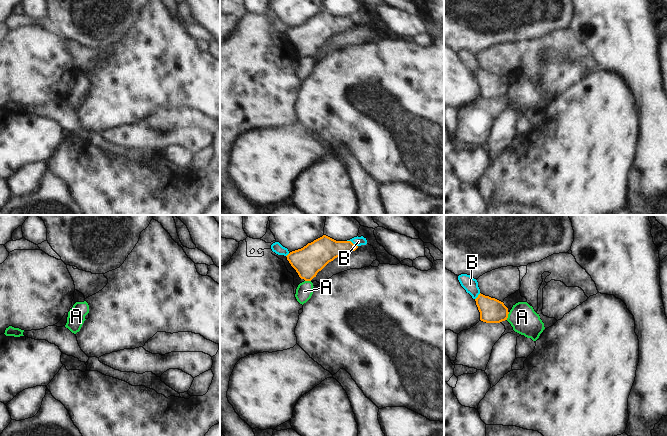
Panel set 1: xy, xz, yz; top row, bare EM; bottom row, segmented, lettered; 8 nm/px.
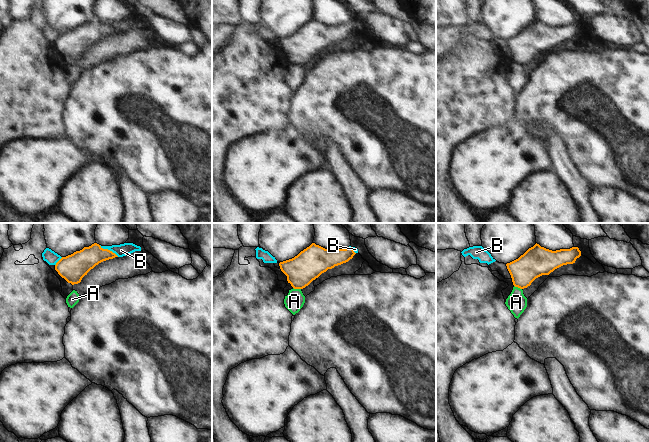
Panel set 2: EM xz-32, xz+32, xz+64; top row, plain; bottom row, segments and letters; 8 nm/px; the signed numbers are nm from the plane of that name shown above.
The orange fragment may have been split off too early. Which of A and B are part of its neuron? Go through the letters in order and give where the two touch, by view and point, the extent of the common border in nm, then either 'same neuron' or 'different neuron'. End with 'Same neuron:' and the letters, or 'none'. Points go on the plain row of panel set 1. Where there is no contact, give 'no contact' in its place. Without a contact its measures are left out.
A: meets orange in yz at (507, 92); contact 70 nm long; different neuron
B: meets orange in xz at (351, 18); contact 100 nm long; different neuron
Same neuron: none

